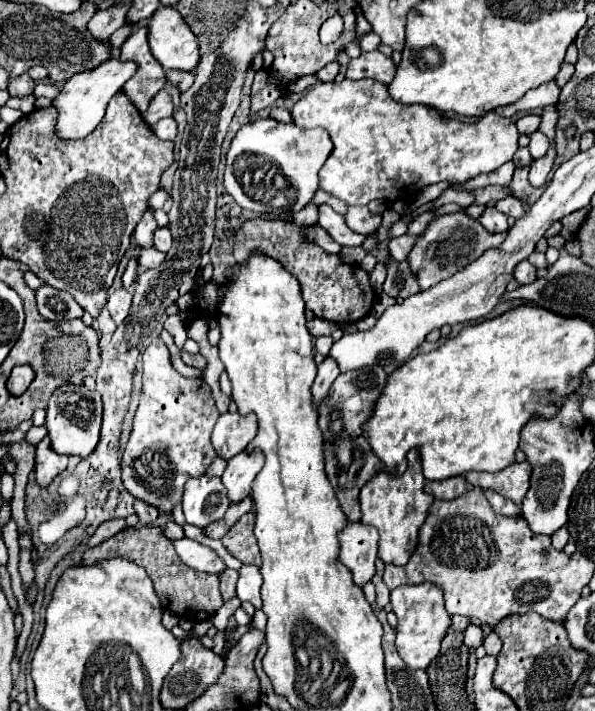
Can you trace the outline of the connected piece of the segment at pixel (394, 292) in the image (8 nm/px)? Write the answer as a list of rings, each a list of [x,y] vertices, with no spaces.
[[[387,257],[387,279],[383,283],[383,293],[391,297],[407,299],[409,295],[415,295],[421,291],[417,283],[417,275],[409,269],[409,261],[395,261],[393,257]]]

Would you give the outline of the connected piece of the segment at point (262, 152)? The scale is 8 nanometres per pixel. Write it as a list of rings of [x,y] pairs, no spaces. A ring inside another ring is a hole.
[[[271,117],[249,121],[235,133],[235,139],[231,141],[231,147],[227,151],[225,189],[237,201],[239,207],[259,213],[267,219],[275,219],[273,217],[275,213],[287,221],[291,219],[291,213],[297,213],[311,203],[313,195],[319,189],[317,173],[327,161],[327,157],[331,155],[331,151],[333,151],[333,143],[329,133],[325,133],[325,129],[301,129],[293,123],[279,123]]]

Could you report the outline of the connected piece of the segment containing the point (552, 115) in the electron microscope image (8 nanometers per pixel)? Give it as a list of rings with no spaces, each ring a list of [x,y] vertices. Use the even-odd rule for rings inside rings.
[[[551,105],[543,107],[539,131],[543,131],[549,137],[549,143],[553,143],[553,137],[555,137],[555,123],[557,123],[557,111],[555,111],[555,107],[551,107]]]

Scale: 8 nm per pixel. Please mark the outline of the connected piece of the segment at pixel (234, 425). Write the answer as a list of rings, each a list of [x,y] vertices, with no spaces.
[[[239,413],[221,415],[213,429],[213,447],[217,455],[225,461],[245,451],[249,441],[255,437],[257,425],[253,417],[241,417]]]

